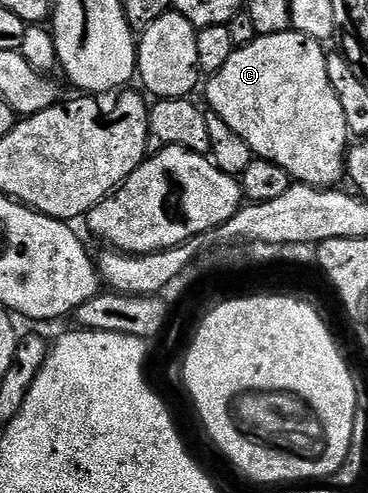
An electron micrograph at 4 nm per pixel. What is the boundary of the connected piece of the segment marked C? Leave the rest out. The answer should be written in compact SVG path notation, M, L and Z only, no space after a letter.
M289 28L283 34L262 34L257 36L254 41L245 46L237 46L235 52L230 56L230 60L226 60L226 64L222 64L222 68L217 74L211 75L207 79L208 82L208 102L211 113L217 114L222 120L226 120L226 124L230 124L230 128L234 128L234 132L238 132L238 136L242 136L242 140L246 140L246 144L250 144L253 155L258 158L265 158L274 164L278 164L278 168L286 168L286 172L297 183L306 186L318 186L321 188L332 188L337 185L336 182L346 174L346 159L350 149L350 131L346 124L346 112L342 112L342 100L338 100L338 92L334 92L334 84L330 84L330 72L328 71L328 54L325 47L321 43L315 42L310 36L298 34L295 30Z

